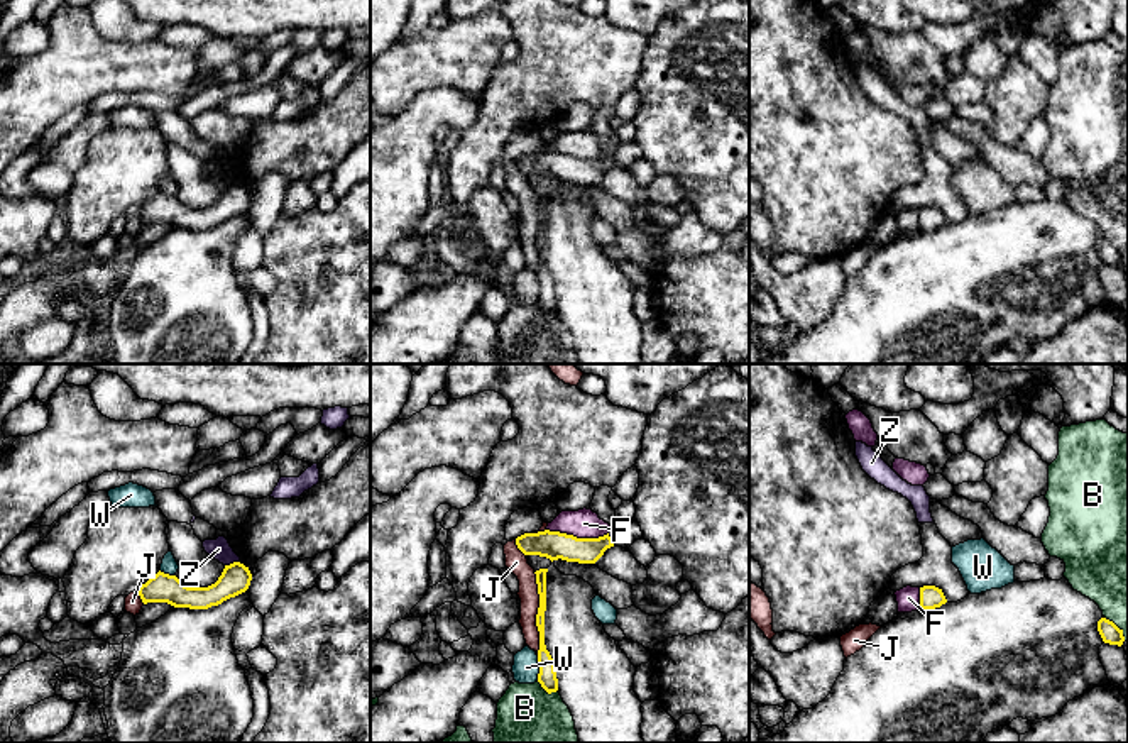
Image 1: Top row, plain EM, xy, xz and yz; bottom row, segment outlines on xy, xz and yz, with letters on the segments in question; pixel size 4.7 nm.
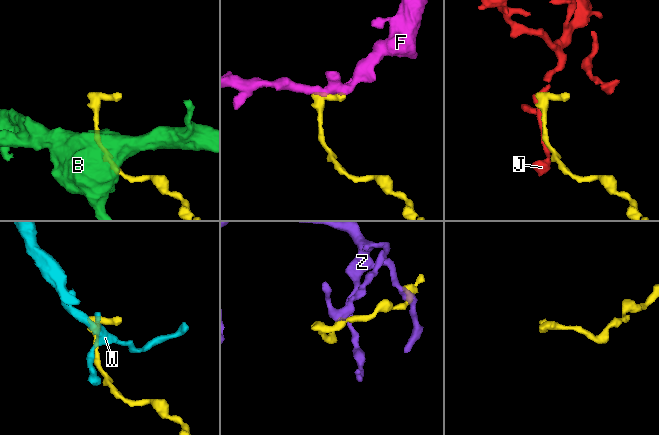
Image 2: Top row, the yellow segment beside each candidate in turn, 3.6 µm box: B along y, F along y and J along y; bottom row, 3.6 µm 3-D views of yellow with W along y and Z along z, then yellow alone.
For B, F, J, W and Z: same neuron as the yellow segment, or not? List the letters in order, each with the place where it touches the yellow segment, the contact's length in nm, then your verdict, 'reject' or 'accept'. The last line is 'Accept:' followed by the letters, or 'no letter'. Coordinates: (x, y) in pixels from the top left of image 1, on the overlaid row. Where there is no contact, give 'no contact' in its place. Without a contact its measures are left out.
B: xz (547, 691) | 120 nm | reject
F: xz (575, 537) | 300 nm | reject
J: xz (538, 613) | 400 nm | reject
W: xz (540, 667) | 120 nm | reject
Z: xy (234, 562) | 80 nm | reject
Accept: no letter

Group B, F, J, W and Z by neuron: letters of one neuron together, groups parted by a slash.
B / F / J / W / Z

